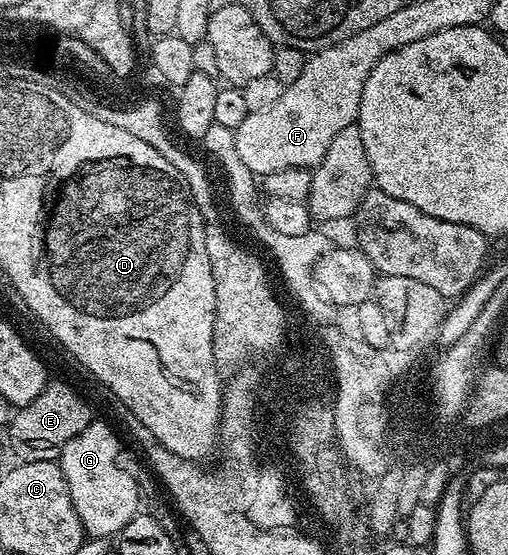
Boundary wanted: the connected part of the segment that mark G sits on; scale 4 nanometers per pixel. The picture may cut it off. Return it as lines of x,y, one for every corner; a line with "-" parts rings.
94,421
78,437
74,437
58,452
60,468
68,481
68,492
74,509
82,521
85,532
92,537
116,537
131,519
135,518
140,507
140,483
124,460
124,447
116,436
116,431
108,423

